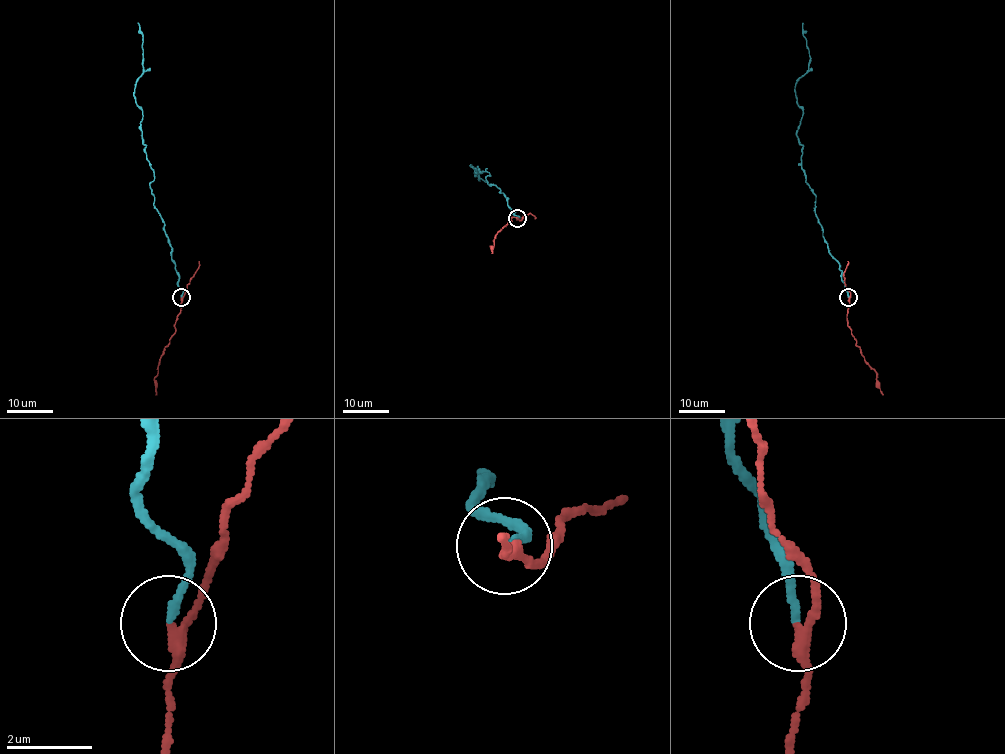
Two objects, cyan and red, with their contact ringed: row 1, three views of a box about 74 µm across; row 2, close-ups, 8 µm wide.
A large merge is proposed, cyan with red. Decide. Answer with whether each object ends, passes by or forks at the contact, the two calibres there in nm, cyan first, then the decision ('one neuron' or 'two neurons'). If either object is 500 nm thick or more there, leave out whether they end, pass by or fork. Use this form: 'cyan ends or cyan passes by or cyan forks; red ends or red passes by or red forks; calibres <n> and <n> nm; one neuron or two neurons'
cyan ends; red passes by; calibres 160 and 240 nm; two neurons

